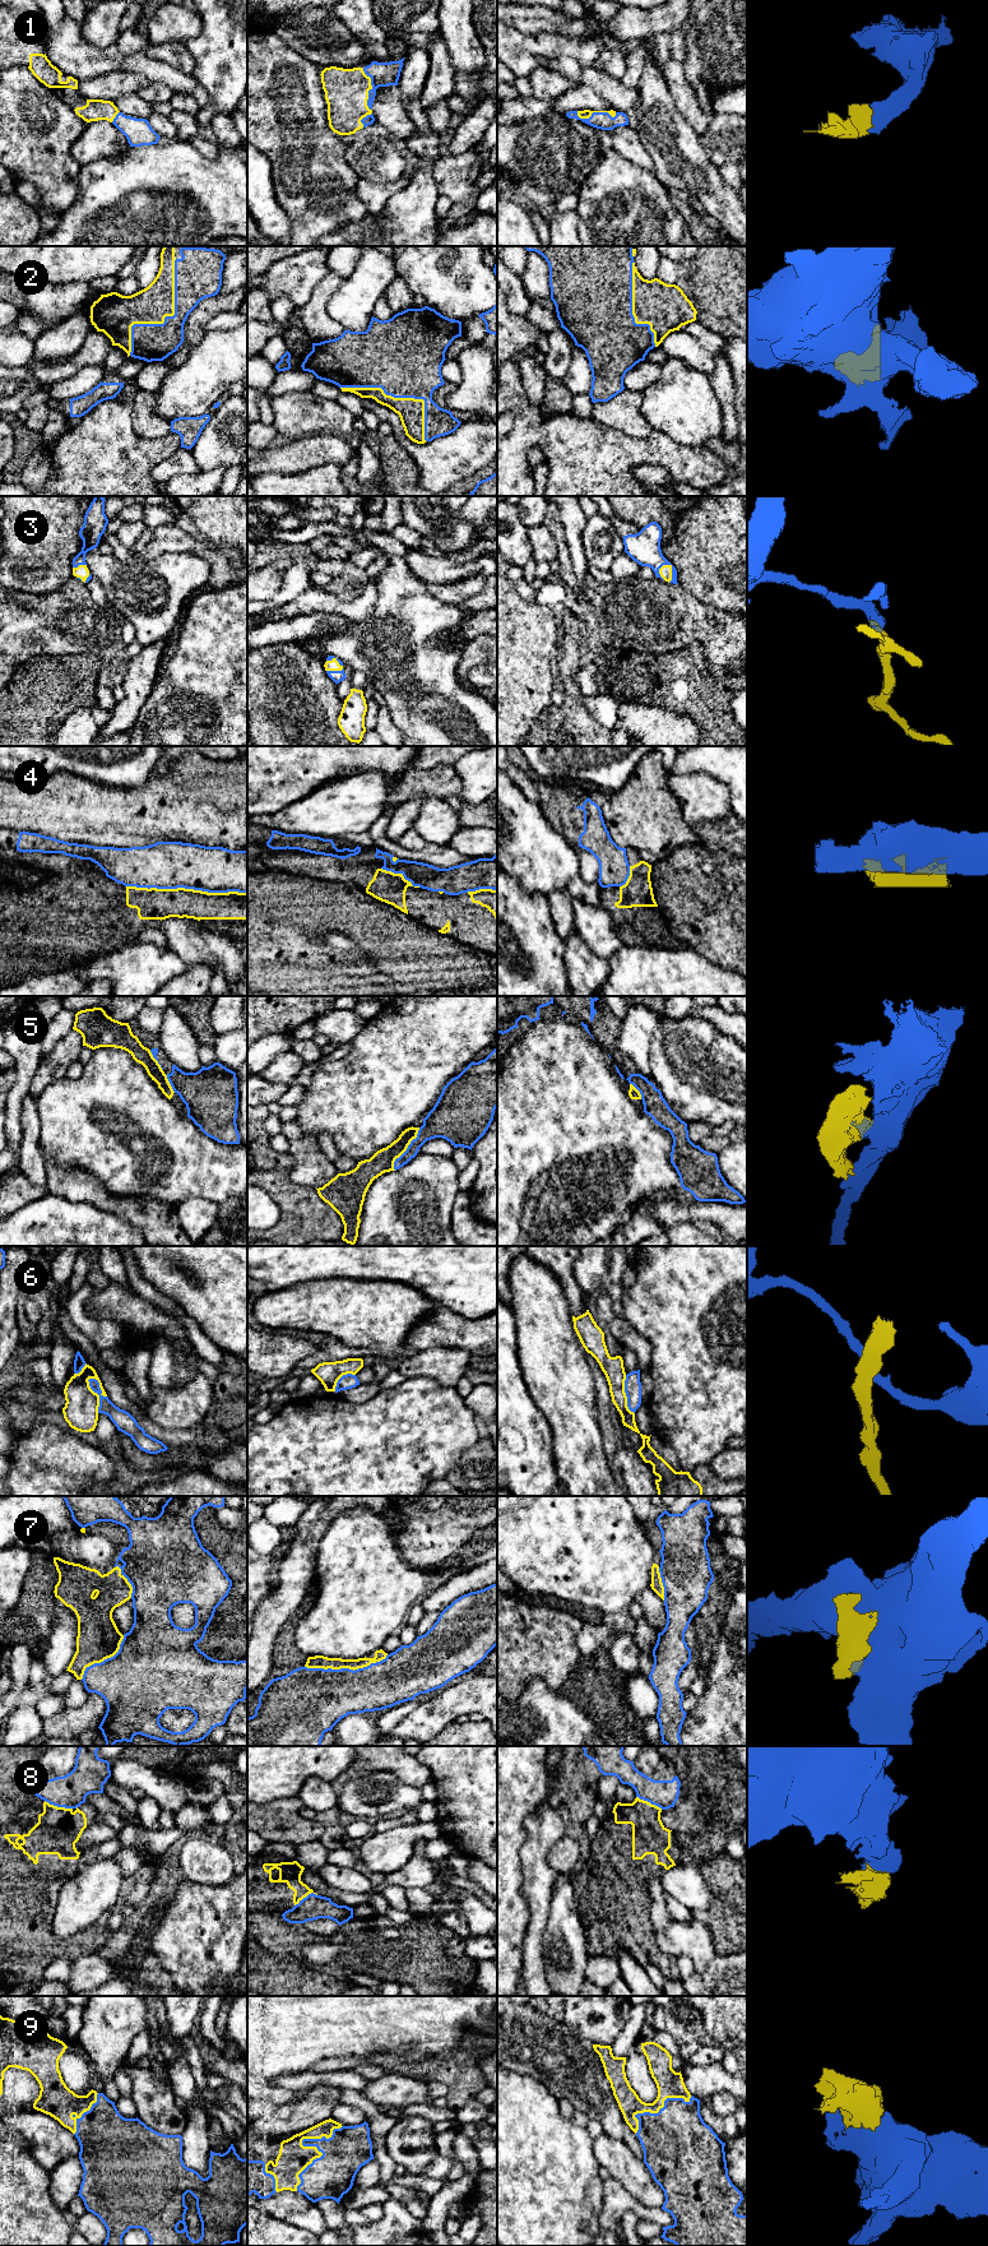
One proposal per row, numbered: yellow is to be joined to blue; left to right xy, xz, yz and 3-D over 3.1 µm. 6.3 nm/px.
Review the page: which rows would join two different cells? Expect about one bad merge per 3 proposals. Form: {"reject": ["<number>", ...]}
{"reject": ["4", "5", "6", "7", "8"]}

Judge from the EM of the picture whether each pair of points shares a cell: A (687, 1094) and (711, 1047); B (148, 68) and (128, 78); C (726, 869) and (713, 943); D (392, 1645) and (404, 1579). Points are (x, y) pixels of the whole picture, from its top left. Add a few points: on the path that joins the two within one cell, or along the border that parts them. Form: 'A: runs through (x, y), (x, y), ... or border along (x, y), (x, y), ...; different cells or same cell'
A: runs through (699, 1083), (701, 1079), (701, 1059); same cell
B: border along (107, 73), (135, 72), (140, 73), (149, 82); different cells
C: runs through (726, 887), (726, 925); same cell
D: border along (397, 1634), (392, 1634), (380, 1648); different cells

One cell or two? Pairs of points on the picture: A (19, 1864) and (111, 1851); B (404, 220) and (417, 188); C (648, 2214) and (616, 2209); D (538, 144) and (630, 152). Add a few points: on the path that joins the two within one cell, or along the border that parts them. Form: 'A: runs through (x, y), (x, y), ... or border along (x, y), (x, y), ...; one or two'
A: border along (80, 1853), (75, 1872); two
B: runs through (411, 212), (417, 195); one
C: runs through (640, 2210), (635, 2207), (624, 2207); one
D: runs through (561, 144), (607, 143); one

